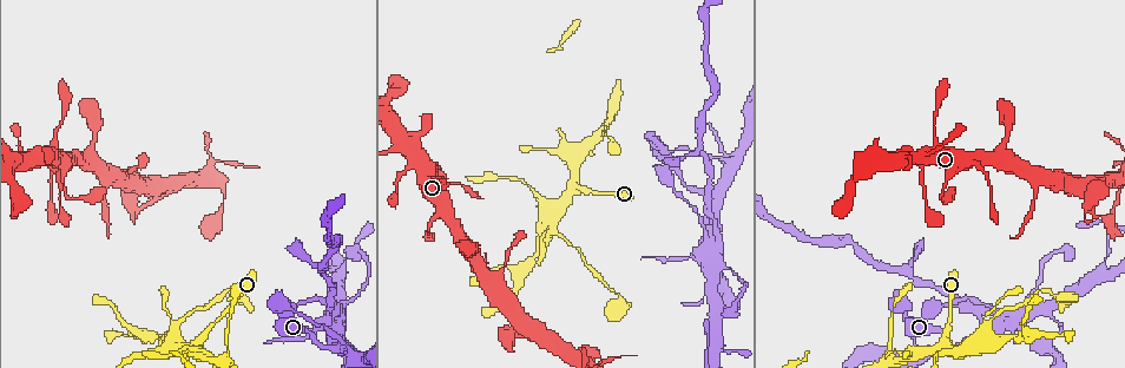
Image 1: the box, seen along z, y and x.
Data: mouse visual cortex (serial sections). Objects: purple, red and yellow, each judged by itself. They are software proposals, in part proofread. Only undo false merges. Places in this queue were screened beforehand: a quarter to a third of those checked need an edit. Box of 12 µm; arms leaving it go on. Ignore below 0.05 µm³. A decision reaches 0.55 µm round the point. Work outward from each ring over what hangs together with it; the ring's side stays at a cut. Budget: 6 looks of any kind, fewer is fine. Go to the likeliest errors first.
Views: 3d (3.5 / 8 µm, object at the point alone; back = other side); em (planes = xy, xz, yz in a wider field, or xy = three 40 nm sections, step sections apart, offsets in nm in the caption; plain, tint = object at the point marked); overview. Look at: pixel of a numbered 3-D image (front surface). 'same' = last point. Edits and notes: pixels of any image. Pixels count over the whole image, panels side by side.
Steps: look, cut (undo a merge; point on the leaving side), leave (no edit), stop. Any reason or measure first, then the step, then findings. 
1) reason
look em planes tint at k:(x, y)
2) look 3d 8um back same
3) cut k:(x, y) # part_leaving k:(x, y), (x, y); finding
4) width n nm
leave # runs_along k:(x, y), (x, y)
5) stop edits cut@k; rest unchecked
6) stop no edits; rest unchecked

thick turns thin
look 3d 3.5um at 1:(183, 319)

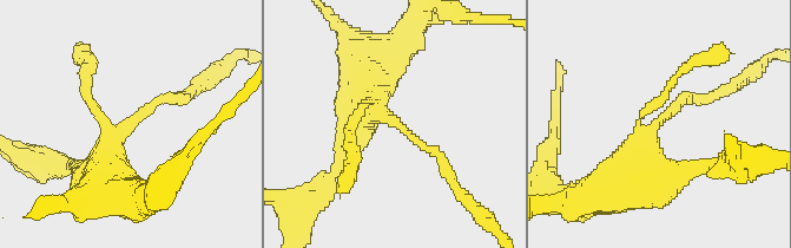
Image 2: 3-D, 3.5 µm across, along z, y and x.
leave # runs_along 2:(615, 183), (658, 121), (710, 96); all the same cell

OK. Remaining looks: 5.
sharp bend
look 3d 3.5um at 1:(890, 346)

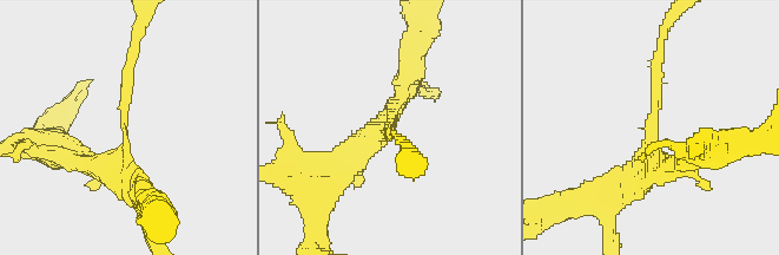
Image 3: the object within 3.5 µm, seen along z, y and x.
arms 3; arm_widths 150, 300, 300 nm; need the tissue
look em xy step 1 tint at 3:(384, 126)

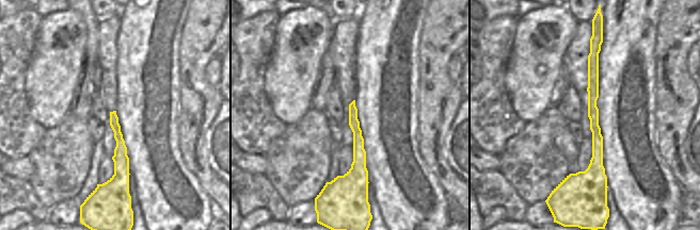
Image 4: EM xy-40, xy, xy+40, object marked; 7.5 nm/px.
leave # runs_along 3:(77, 162), (120, 155), (131, 53); continuous, no second cell

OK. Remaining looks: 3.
four arms meet
look 3d 3.5um at 1:(416, 137)

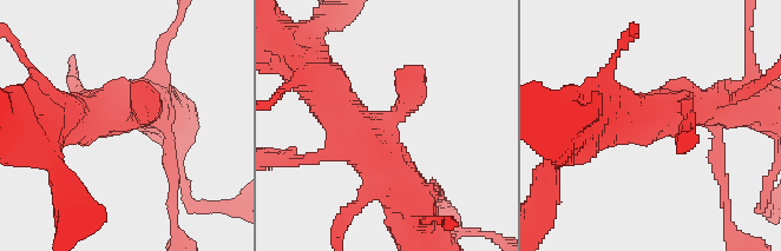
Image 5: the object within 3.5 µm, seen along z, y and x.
arms 4
leave # runs_along 5:(409, 196), (315, 76); one cell here

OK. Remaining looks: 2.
stop no edits; rest unchecked

